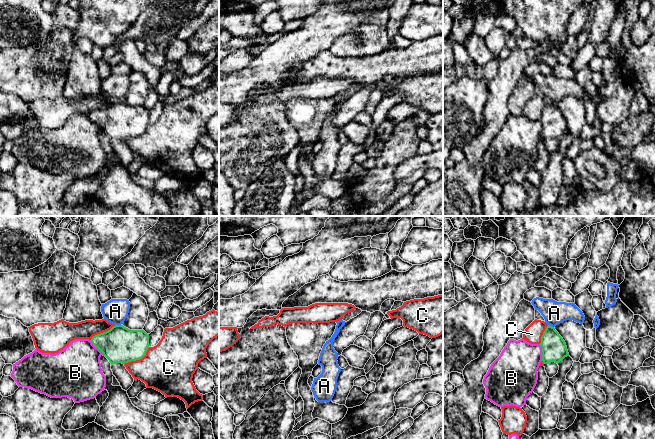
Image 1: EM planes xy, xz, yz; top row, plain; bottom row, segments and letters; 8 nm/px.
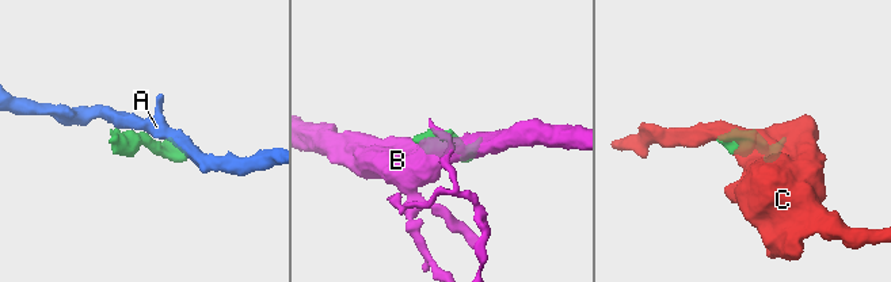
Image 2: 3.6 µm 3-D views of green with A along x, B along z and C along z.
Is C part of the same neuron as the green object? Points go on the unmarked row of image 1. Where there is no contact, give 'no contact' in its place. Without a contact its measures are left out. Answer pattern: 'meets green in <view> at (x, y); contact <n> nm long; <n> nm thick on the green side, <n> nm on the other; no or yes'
meets green in xy at (138, 135); contact 240 nm long; 280 nm thick on the green side, 400 nm on the other; no

